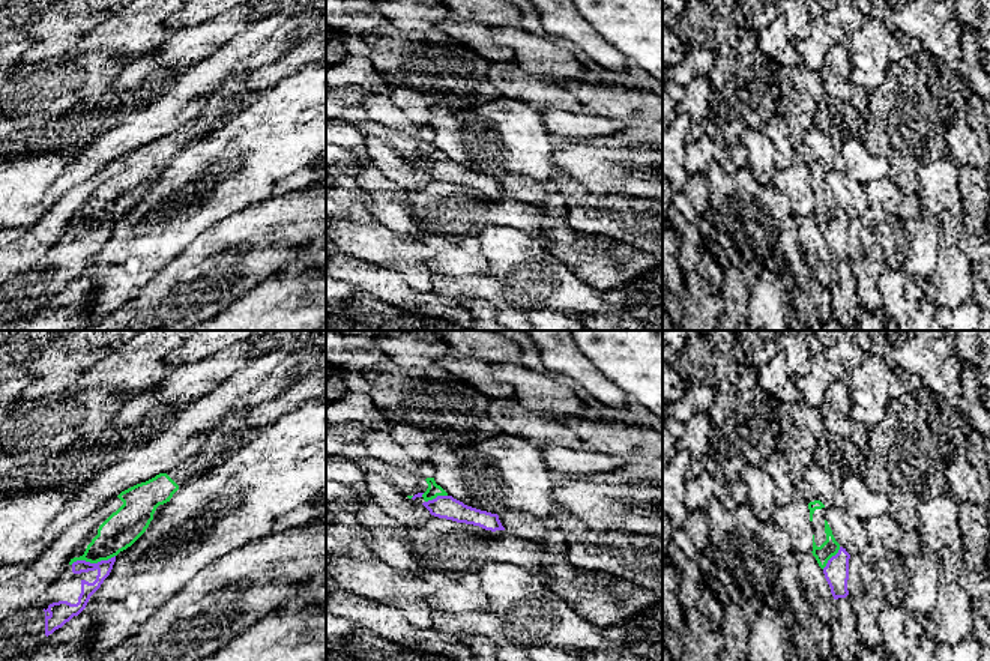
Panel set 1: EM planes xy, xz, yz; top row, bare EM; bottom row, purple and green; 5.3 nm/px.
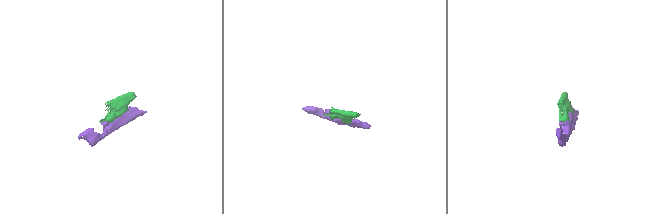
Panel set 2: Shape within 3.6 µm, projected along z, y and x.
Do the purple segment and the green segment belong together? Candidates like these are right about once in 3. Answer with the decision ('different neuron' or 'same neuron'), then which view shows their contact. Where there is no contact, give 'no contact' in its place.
different neuron; contact in xy

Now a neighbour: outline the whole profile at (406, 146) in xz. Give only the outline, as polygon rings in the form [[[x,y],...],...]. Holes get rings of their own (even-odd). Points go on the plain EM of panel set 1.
[[[367,120],[359,125],[361,131],[371,135],[394,149],[400,156],[412,162],[415,158],[421,156],[424,164],[433,164],[437,159],[448,159],[448,156],[436,147],[434,141],[421,141],[413,138],[398,129],[383,126],[373,120]]]

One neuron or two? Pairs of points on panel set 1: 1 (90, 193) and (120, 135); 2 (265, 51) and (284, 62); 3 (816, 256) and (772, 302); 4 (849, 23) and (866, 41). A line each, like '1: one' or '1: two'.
1: two
2: two
3: one
4: two

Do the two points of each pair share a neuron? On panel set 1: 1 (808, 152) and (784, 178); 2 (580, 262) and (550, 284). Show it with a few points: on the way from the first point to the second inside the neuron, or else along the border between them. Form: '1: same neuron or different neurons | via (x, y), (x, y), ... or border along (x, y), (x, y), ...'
1: different neurons | border along (801, 161), (808, 166)
2: different neurons | border along (544, 245), (598, 290)

